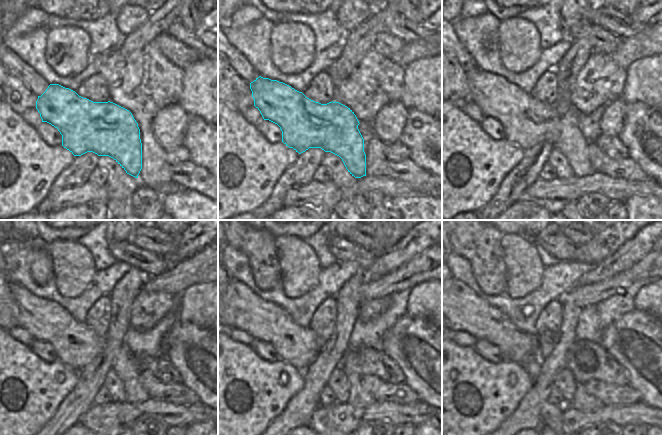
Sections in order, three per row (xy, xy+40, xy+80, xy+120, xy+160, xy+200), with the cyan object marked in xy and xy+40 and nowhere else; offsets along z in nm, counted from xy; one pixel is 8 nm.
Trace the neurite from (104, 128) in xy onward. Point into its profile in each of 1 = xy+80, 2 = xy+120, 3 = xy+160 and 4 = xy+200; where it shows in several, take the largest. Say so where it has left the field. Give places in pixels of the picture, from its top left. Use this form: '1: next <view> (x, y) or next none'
1: next xy+80 (526, 121)
2: next xy+120 (75, 343)
3: next xy+160 (238, 308)
4: next xy+200 (462, 309)

